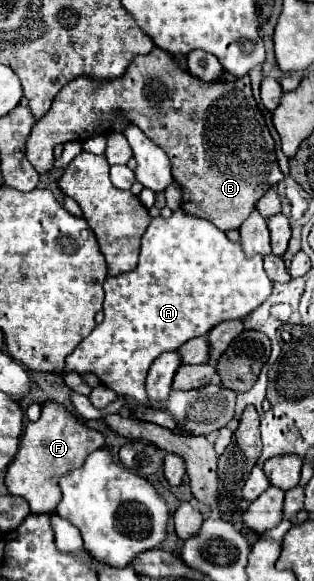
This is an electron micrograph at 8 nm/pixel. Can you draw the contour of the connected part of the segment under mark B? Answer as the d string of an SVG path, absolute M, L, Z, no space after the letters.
M153 48L145 56L137 56L127 72L111 82L97 82L87 76L79 76L71 80L67 86L61 88L61 92L53 98L53 104L49 112L37 122L31 130L31 136L27 140L27 160L33 164L33 168L39 174L45 174L53 166L53 148L57 144L65 142L85 142L93 134L109 134L111 132L111 120L113 110L119 110L127 114L129 122L139 126L141 132L153 140L171 160L173 178L183 186L183 204L181 208L189 214L201 216L211 220L219 230L227 232L231 228L239 228L243 220L253 212L257 200L277 182L283 180L283 174L277 166L275 158L275 144L273 138L265 126L265 120L257 108L257 102L251 94L249 76L243 76L235 82L201 82L187 70L179 68L171 54Z

